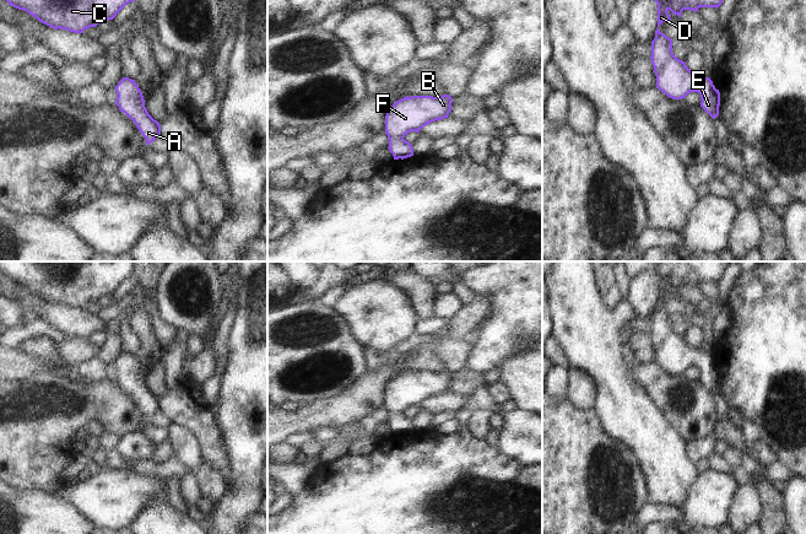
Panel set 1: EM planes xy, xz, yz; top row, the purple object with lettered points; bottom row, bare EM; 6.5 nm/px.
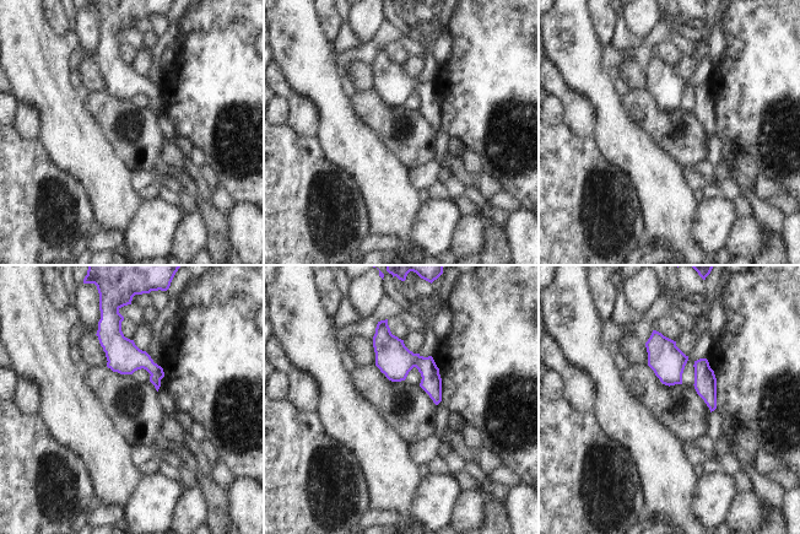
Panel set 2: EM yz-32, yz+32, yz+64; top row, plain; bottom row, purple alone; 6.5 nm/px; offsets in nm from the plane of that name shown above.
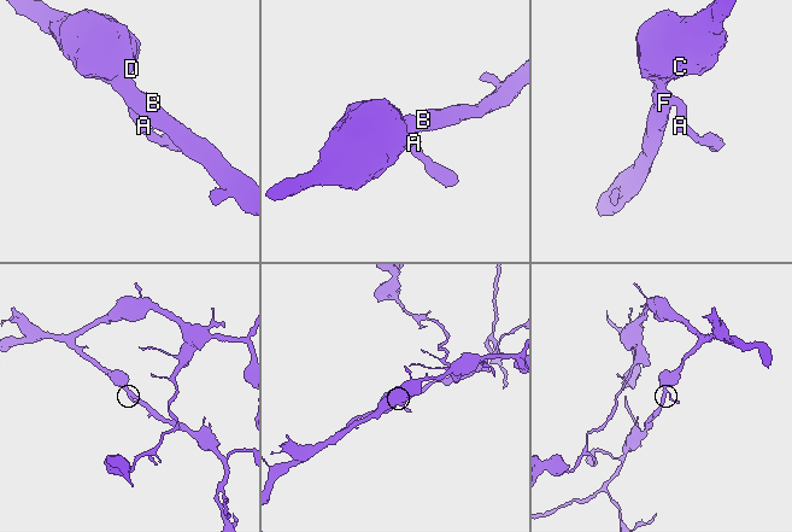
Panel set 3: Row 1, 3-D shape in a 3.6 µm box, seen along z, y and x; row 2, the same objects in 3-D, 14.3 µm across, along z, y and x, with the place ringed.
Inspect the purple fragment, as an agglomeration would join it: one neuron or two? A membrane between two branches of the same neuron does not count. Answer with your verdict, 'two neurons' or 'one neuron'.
one neuron

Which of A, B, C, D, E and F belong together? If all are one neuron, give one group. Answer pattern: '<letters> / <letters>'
A B C D E F

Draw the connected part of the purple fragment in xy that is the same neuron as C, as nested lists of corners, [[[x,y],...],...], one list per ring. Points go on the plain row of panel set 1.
[[[0,261],[0,273],[9,280],[27,286],[39,297],[74,308],[113,295],[129,277],[135,276],[137,261]]]

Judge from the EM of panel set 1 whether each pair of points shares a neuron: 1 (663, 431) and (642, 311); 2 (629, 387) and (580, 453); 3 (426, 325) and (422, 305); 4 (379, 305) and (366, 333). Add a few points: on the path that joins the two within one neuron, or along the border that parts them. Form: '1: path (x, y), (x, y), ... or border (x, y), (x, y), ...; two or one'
1: border (627, 298), (637, 318); two
2: border (595, 408), (602, 427), (623, 443); two
3: border (433, 316), (421, 319); two
4: path (379, 312), (379, 319), (373, 325); one

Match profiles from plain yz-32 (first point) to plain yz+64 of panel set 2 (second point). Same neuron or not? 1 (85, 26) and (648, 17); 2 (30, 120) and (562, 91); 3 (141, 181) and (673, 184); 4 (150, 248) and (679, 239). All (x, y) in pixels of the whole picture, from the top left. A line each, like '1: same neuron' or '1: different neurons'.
1: same neuron
2: same neuron
3: different neurons
4: different neurons

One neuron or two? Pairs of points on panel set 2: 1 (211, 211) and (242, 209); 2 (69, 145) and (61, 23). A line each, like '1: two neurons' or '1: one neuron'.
1: two neurons
2: two neurons

